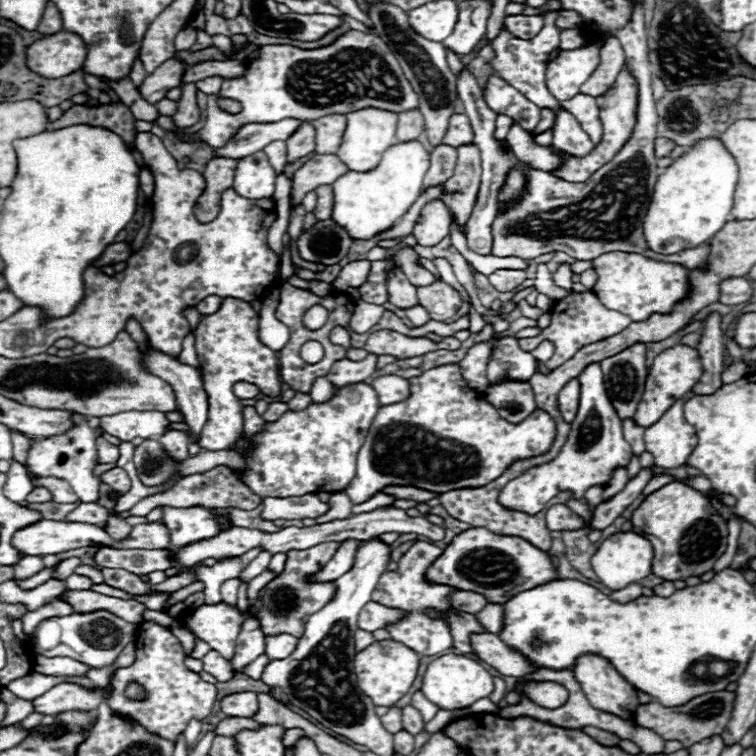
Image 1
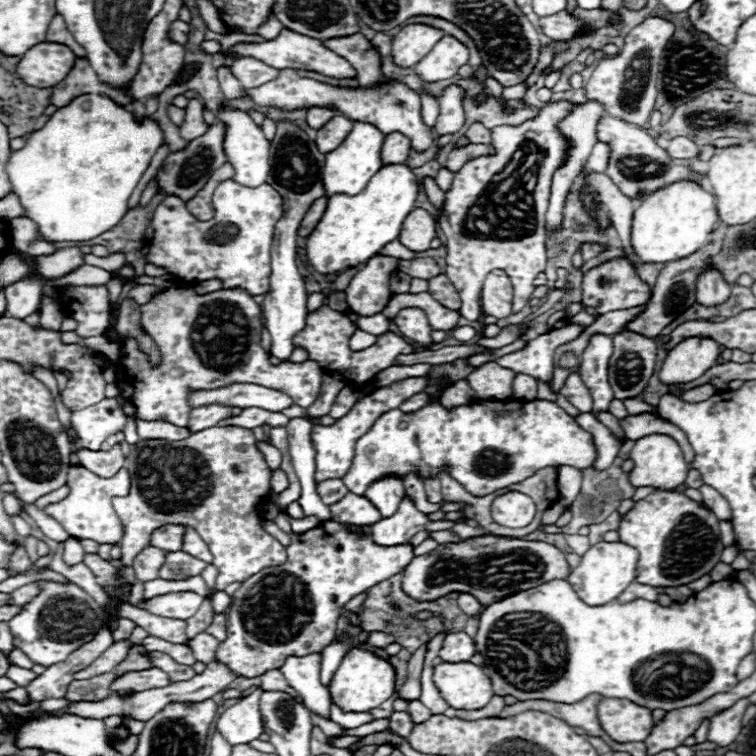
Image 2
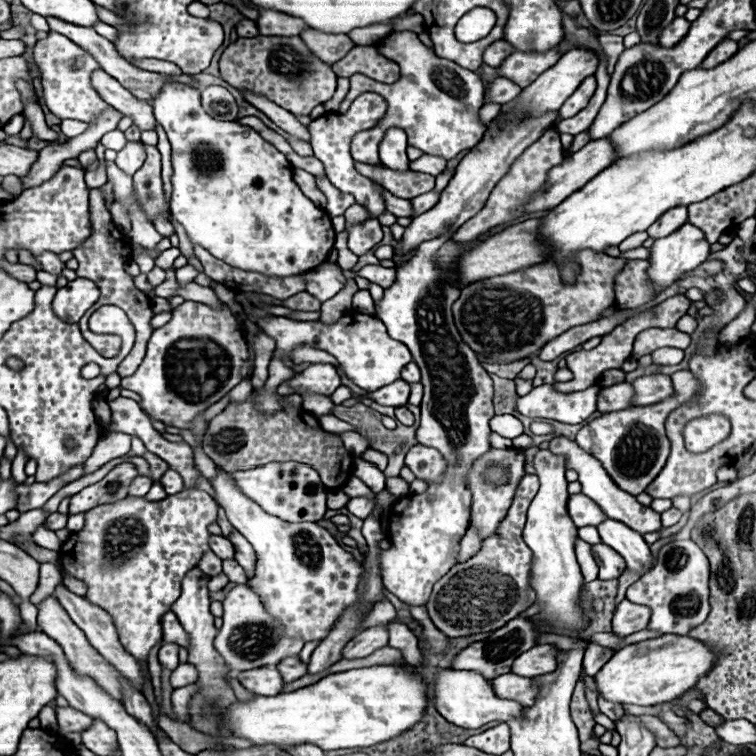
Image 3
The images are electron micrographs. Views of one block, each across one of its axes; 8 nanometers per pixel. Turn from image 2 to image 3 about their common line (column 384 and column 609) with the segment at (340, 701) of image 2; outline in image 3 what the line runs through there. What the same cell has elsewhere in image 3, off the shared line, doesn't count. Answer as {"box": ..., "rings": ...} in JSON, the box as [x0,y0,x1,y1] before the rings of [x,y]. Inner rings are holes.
{"box":[596,634,716,706],"rings":[[[664,634],[652,640],[630,644],[610,658],[610,662],[596,674],[596,688],[606,700],[614,704],[654,706],[680,698],[714,666],[716,654],[708,642],[696,642],[690,636]]]}

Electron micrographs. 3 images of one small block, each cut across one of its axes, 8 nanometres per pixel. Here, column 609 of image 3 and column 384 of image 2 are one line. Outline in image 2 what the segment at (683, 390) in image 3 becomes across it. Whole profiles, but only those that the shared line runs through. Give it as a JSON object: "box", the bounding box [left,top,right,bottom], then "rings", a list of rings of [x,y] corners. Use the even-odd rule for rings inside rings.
{"box":[342,400,596,498],"rings":[[[484,400],[474,404],[458,406],[454,410],[446,410],[440,402],[430,402],[424,410],[416,414],[404,414],[400,410],[384,412],[372,428],[358,438],[356,454],[352,460],[352,470],[342,478],[350,492],[364,494],[364,490],[384,474],[406,476],[416,470],[422,478],[440,472],[442,466],[448,466],[448,472],[456,482],[464,486],[470,494],[482,498],[484,494],[492,494],[510,484],[522,482],[532,476],[536,470],[546,466],[574,466],[574,468],[590,468],[596,462],[596,444],[592,434],[580,430],[574,418],[570,418],[556,402],[548,400]]]}

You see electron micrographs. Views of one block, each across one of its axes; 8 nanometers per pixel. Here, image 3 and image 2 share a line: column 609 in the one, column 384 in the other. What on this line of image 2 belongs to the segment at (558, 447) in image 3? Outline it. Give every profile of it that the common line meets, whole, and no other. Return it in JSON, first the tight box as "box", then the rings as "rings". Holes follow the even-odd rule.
{"box":[364,478,404,518],"rings":[[[380,478],[380,482],[374,482],[368,486],[364,494],[384,518],[392,516],[404,498],[404,480],[402,478]]]}

